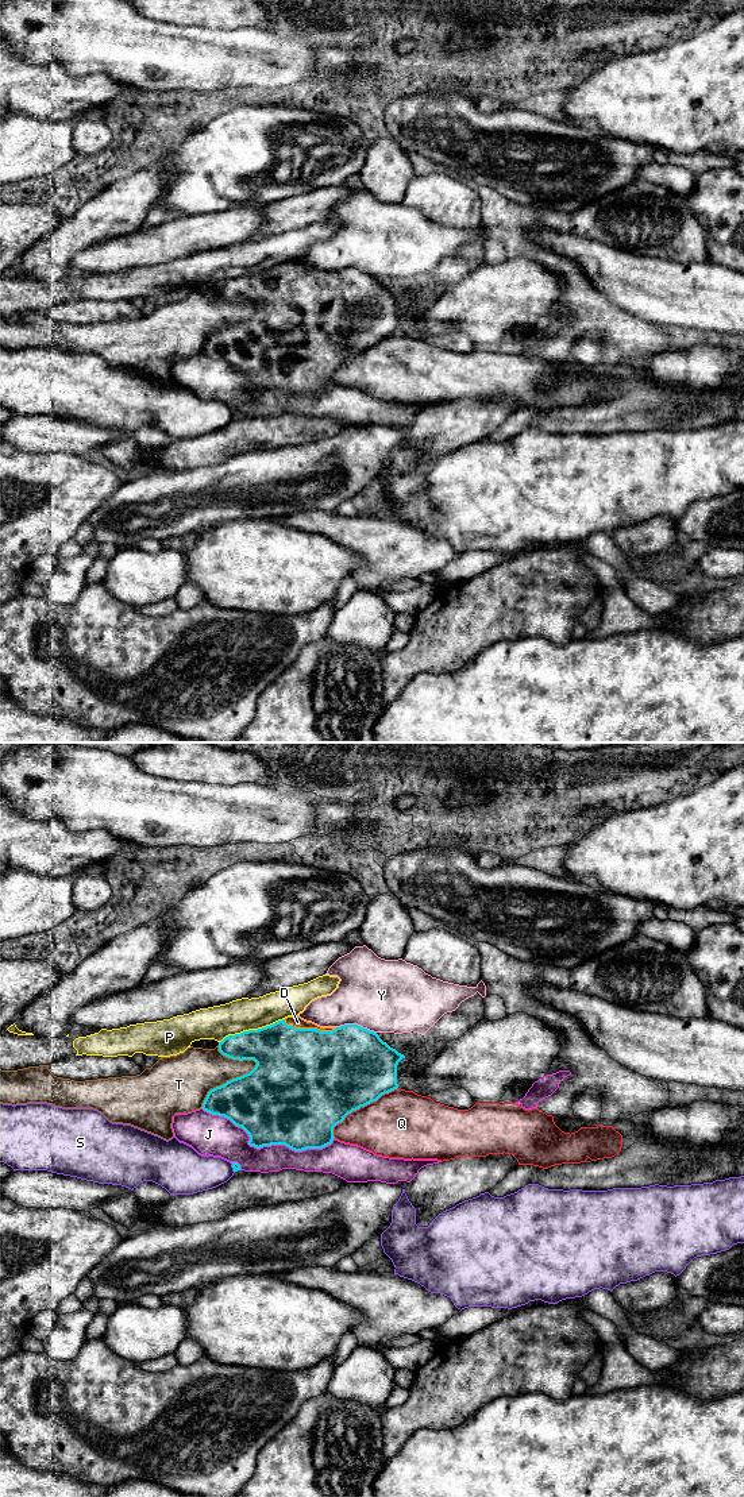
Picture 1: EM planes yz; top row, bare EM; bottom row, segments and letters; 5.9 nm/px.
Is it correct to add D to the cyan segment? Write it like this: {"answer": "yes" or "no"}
{"answer": "yes"}

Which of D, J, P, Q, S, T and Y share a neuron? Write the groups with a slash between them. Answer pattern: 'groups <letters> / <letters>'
groups D / J / P / Q / S / T / Y

